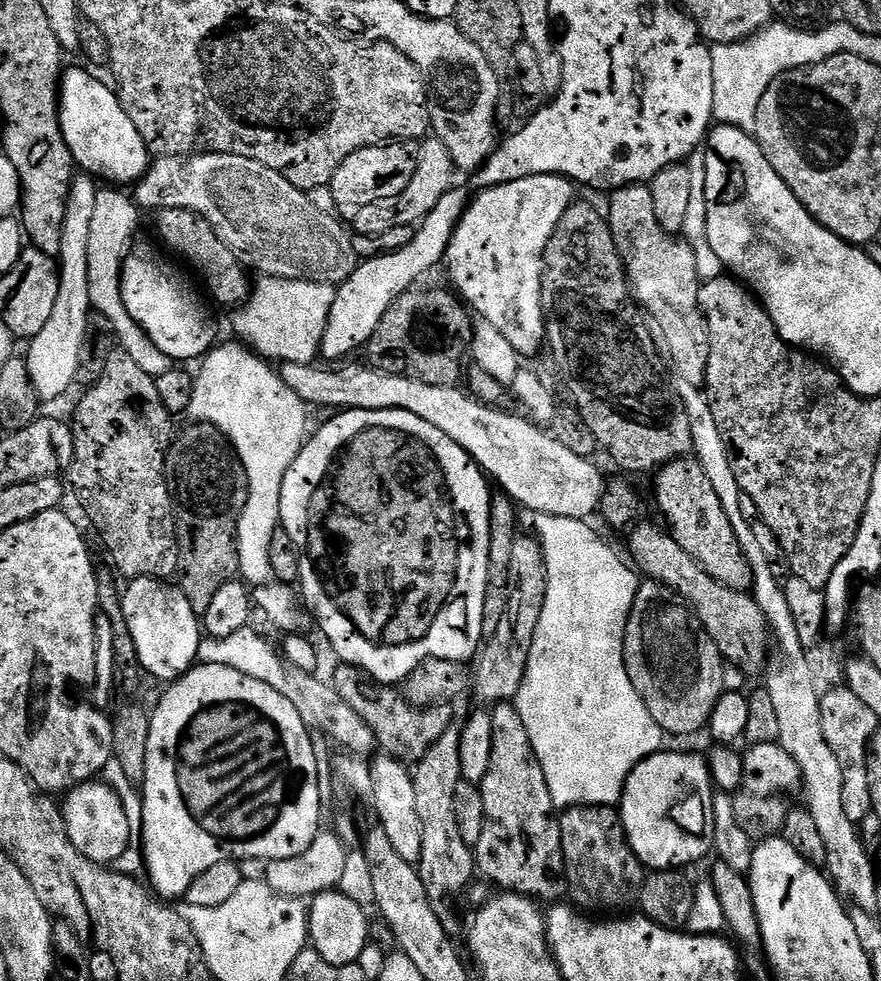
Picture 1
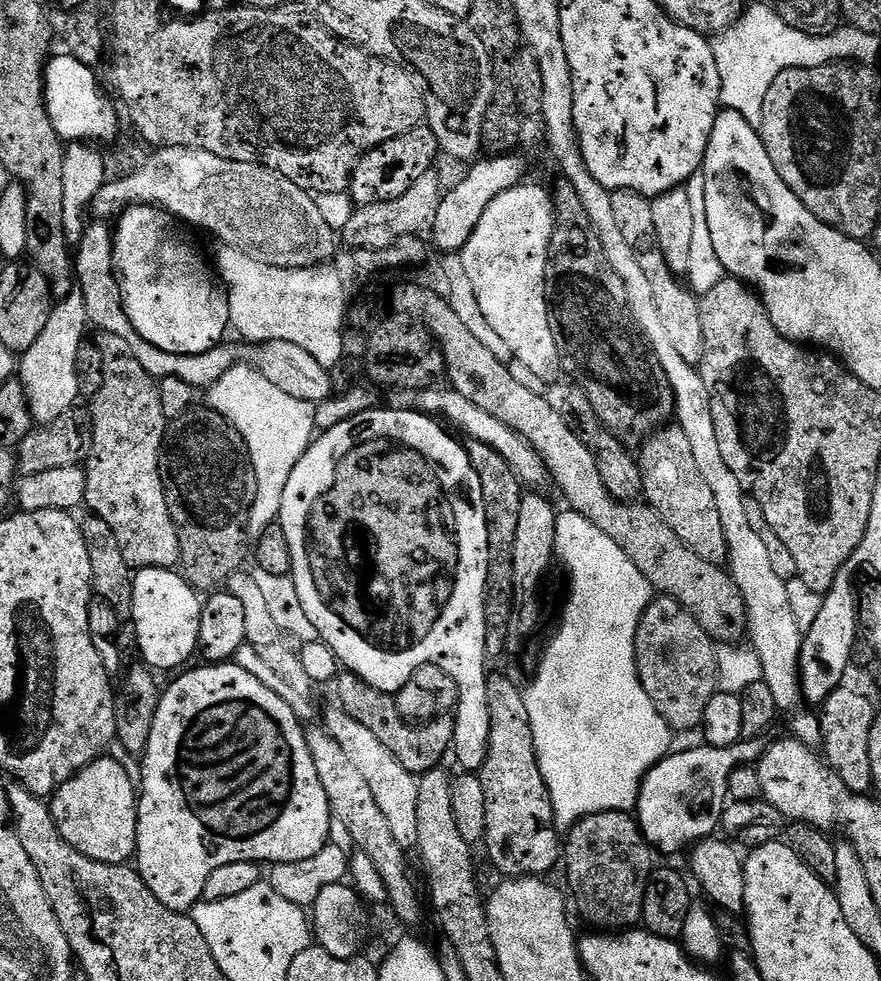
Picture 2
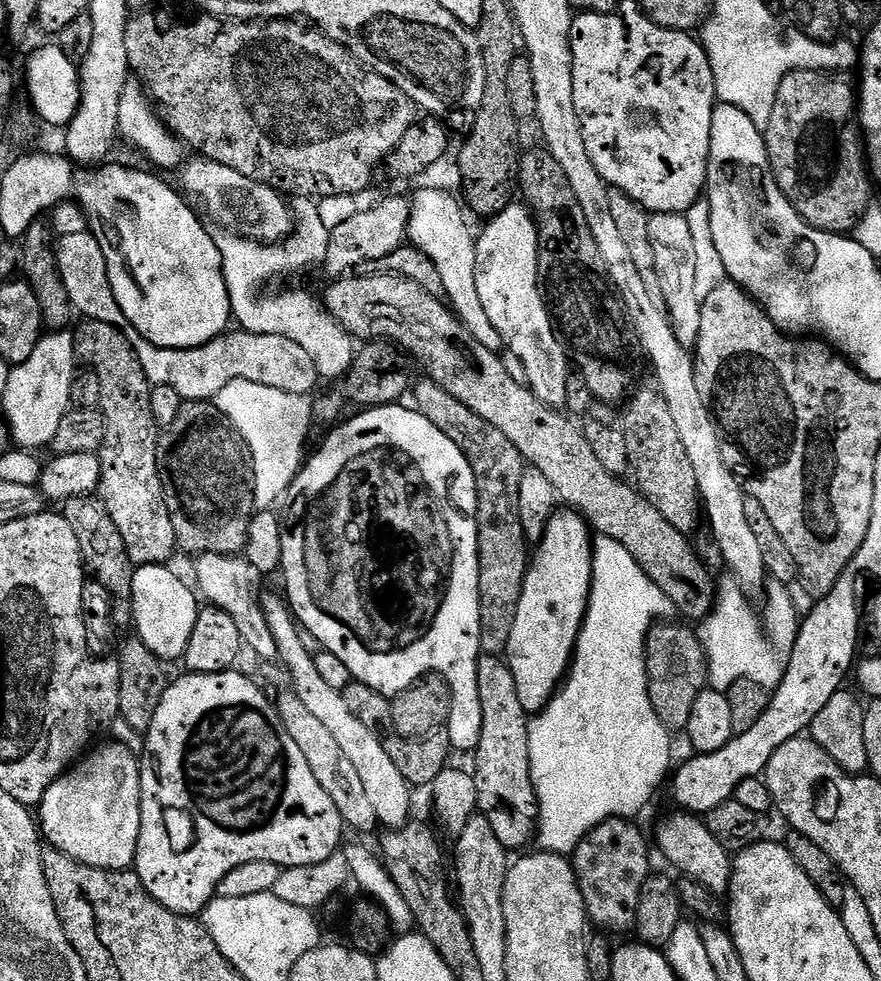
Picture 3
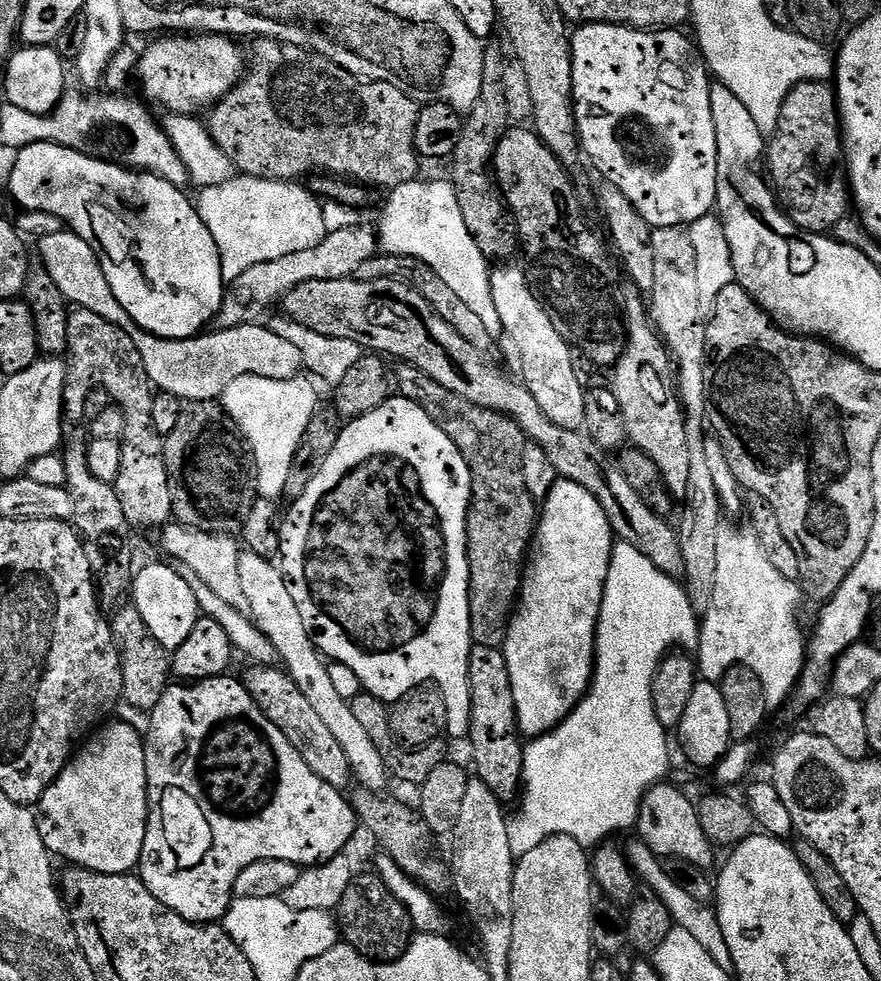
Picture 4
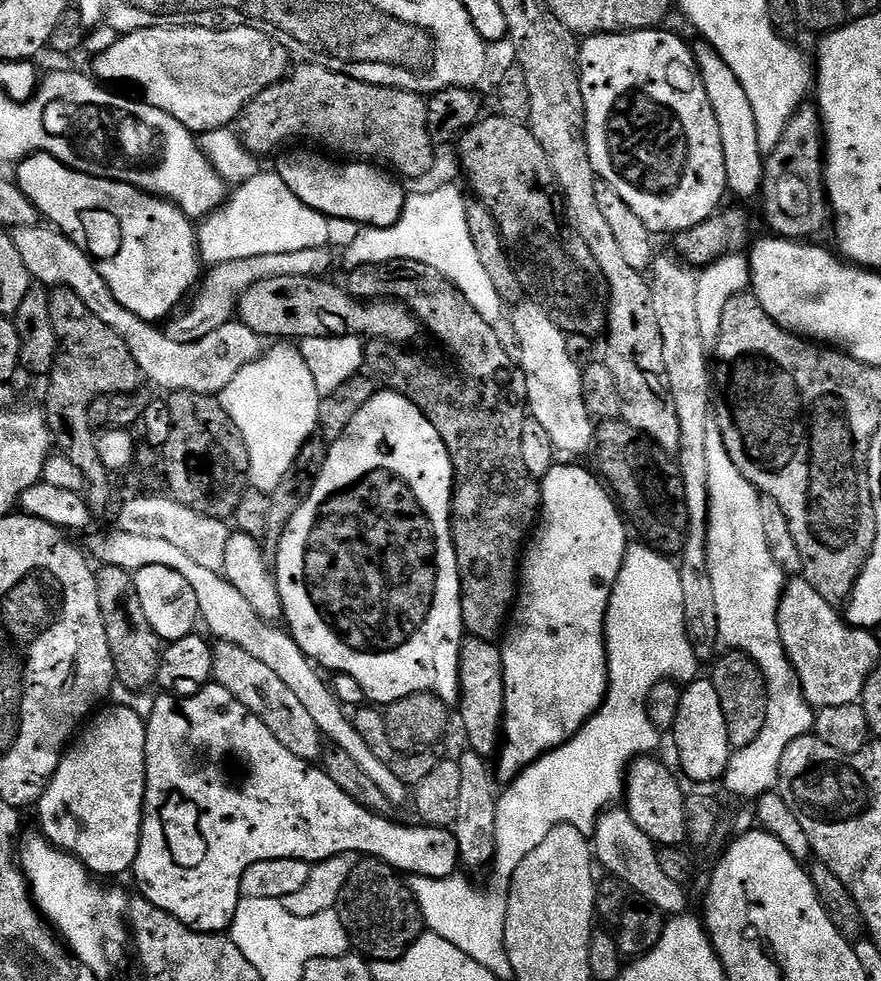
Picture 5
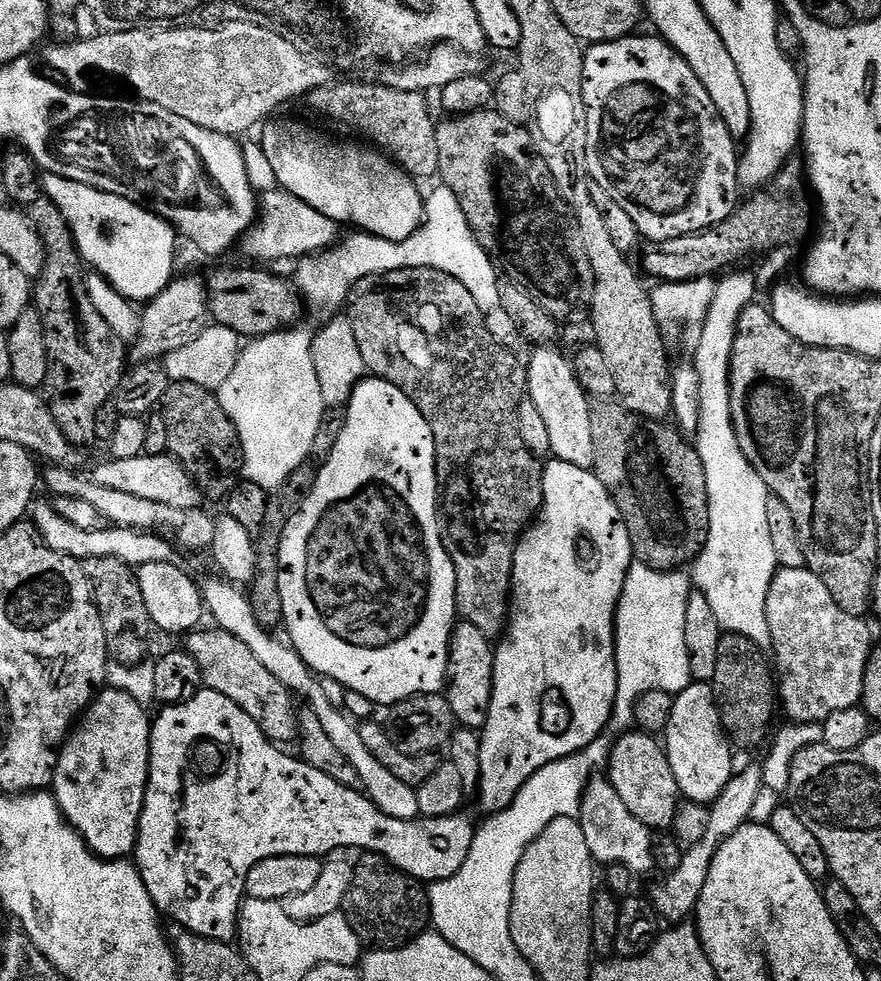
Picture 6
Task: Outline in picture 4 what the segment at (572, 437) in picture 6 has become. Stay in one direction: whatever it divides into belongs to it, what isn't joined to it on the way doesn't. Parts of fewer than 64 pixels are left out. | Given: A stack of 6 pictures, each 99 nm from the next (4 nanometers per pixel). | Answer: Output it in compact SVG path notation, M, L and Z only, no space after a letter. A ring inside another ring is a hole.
M523 267L491 269L492 297L498 308L498 318L502 318L504 334L514 338L522 352L524 375L522 383L534 394L534 402L542 406L542 414L563 428L573 430L584 426L585 385L580 385L576 377L576 364L572 361L573 349L564 341L562 334L554 330L554 322L548 309L533 294Z

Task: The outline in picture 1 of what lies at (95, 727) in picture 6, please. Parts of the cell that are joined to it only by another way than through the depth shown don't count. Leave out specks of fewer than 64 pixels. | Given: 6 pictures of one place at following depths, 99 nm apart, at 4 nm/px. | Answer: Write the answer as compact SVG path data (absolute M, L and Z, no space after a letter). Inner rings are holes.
M85 782L76 785L63 797L62 811L64 821L66 822L66 830L70 842L74 842L74 846L80 853L90 862L102 864L105 866L115 865L115 860L120 860L128 852L128 843L132 840L132 828L134 832L134 824L128 821L128 812L124 809L124 804L120 801L120 796L108 784L100 784L101 782Z

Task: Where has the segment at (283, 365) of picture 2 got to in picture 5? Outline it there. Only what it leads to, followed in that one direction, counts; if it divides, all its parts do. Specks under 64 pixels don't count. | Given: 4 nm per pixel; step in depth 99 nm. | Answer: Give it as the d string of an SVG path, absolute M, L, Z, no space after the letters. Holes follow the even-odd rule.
M51 226L35 228L11 229L12 241L18 250L22 262L26 262L26 270L32 275L33 281L45 286L63 286L73 291L82 302L98 316L115 333L120 334L126 346L134 356L141 373L148 376L160 388L168 388L174 392L206 392L218 394L242 370L242 366L250 366L262 355L262 338L254 334L245 324L233 322L222 326L214 334L202 338L198 342L183 344L174 342L168 337L167 331L160 332L155 323L135 316L126 310L114 298L110 286L98 274L96 263L85 254L74 242L70 242L61 232Z

